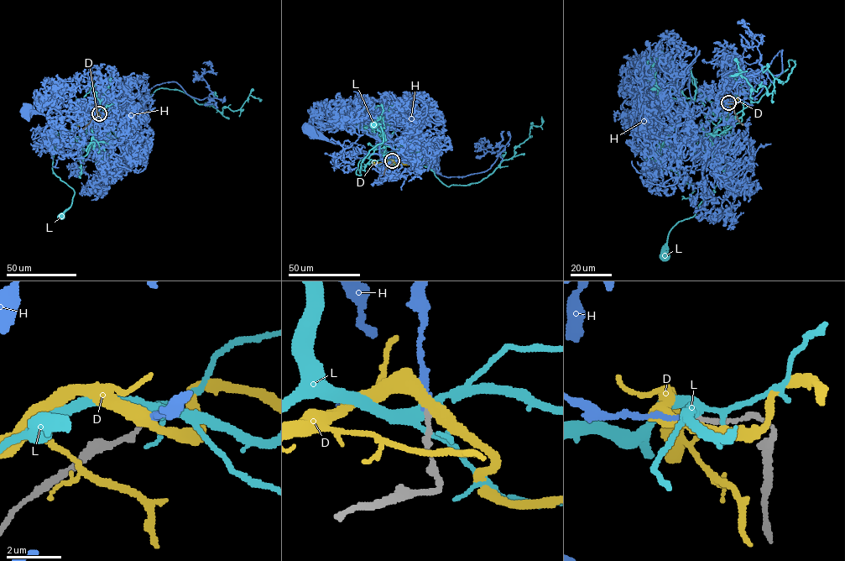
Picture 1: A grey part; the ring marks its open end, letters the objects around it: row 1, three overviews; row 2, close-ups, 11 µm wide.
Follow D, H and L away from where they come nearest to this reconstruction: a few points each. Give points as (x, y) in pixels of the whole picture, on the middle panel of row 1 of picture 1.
D: (392, 159), (373, 162)
H: (392, 159), (390, 140), (379, 142), (375, 134), (355, 124), (396, 152), (369, 154), (321, 139), (307, 129)
L: (392, 160), (363, 158), (356, 174), (361, 175), (363, 159), (383, 142), (381, 124), (374, 124)

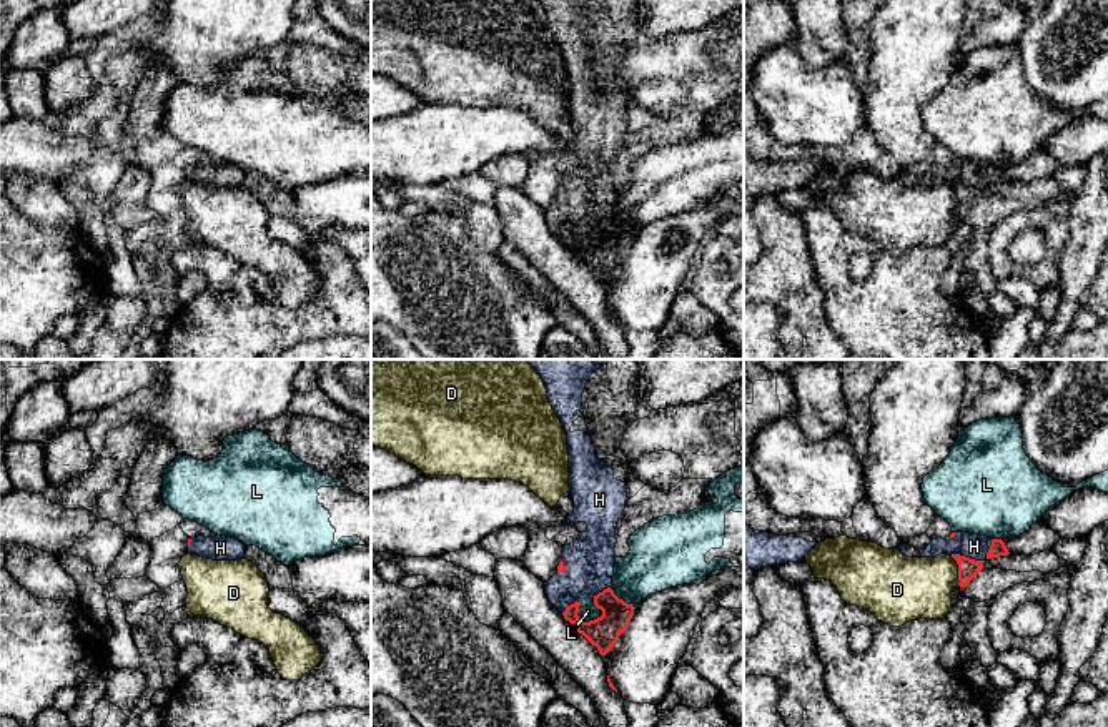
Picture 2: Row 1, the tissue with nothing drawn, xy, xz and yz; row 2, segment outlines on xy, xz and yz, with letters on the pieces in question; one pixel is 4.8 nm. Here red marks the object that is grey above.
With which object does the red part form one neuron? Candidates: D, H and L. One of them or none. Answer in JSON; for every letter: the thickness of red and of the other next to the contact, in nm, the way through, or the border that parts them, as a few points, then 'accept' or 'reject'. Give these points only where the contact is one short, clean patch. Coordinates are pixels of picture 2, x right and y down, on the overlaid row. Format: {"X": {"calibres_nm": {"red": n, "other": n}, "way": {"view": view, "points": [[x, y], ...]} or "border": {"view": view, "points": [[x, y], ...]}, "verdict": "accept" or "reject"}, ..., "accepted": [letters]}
{"D": {"calibres_nm": {"red": 100, "other": 300}, "border": {"view": "yz", "points": [[950, 556], [957, 564], [959, 584]]}, "verdict": "reject"}, "H": {"calibres_nm": {"red": 100, "other": 120}, "way": {"view": "yz", "points": [[969, 568], [977, 561], [974, 546]]}, "verdict": "accept"}, "L": {"calibres_nm": {"red": 150, "other": 90}, "border": {"view": "xz", "points": [[576, 601], [581, 619], [593, 621], [603, 614]]}, "verdict": "reject"}, "accepted": ["H"]}

